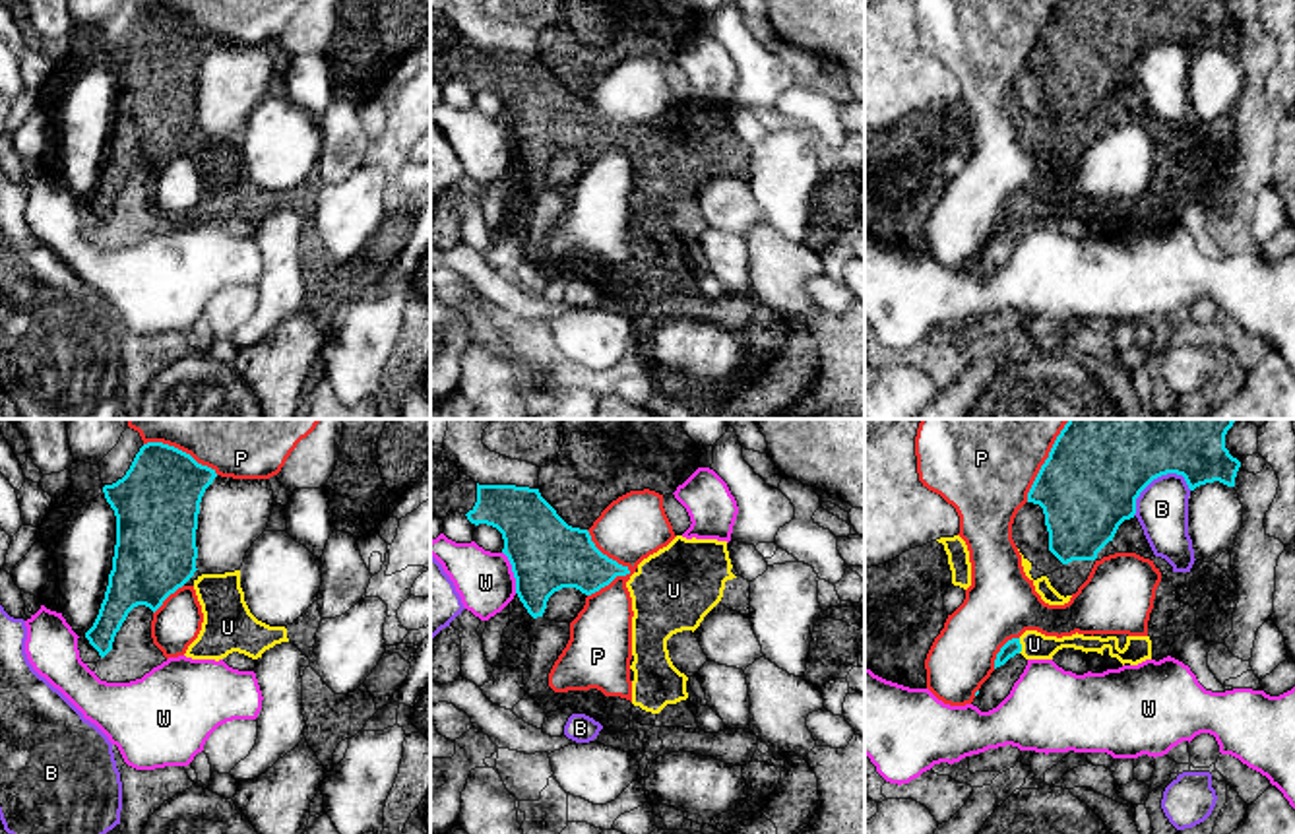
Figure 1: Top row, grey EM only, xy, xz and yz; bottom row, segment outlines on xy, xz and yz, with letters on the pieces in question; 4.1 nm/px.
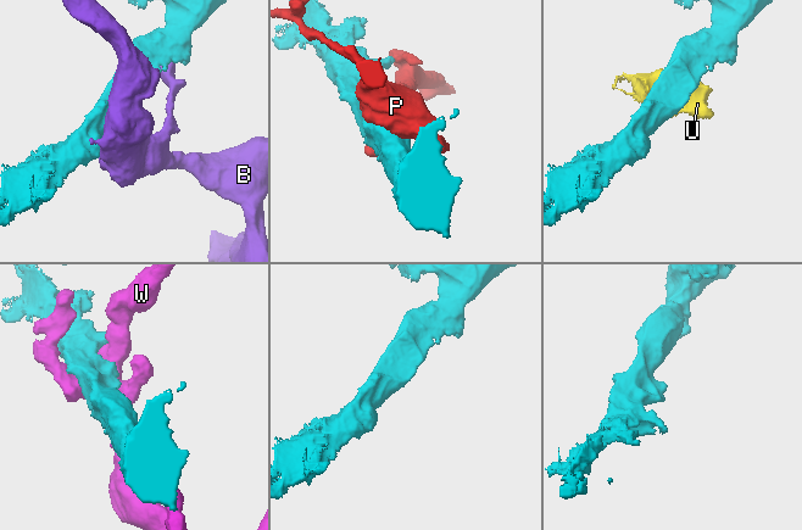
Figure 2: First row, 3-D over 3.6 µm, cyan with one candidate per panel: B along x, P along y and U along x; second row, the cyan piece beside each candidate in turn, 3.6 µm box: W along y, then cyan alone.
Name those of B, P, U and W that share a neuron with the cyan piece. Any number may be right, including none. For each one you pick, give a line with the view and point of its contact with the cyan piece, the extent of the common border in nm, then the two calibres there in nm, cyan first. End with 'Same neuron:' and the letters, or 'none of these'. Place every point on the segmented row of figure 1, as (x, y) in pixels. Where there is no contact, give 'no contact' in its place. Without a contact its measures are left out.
U: meets cyan in yz at (1020, 646); contact 60 nm long; 70 nm thick on the cyan side, 110 nm on the other
Same neuron: U

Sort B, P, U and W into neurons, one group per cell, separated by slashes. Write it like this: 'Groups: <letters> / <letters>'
Groups: B / P / U / W

